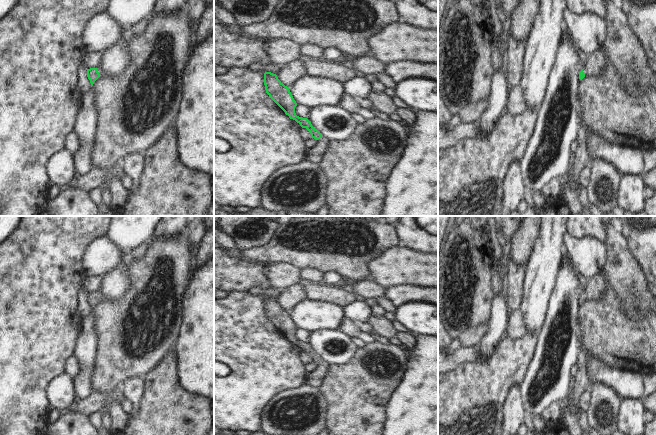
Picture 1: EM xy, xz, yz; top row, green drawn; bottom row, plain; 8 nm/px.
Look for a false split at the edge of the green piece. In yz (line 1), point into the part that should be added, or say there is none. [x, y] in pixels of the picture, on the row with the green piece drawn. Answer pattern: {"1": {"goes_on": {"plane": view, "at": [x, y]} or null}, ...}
{"1": {"goes_on": {"plane": "yz", "at": [596, 61]}}}

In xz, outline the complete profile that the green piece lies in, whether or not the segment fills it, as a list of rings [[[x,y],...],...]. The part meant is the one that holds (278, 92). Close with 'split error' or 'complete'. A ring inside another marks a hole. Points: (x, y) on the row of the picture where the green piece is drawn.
[[[271,72],[264,73],[264,85],[266,93],[269,97],[289,116],[290,119],[295,120],[302,128],[306,128],[311,134],[311,138],[316,139],[315,146],[307,151],[305,160],[310,163],[319,163],[322,159],[329,140],[324,137],[317,129],[315,129],[307,118],[302,118],[296,115],[295,107],[297,106],[289,87],[285,86],[277,77]]]; split error

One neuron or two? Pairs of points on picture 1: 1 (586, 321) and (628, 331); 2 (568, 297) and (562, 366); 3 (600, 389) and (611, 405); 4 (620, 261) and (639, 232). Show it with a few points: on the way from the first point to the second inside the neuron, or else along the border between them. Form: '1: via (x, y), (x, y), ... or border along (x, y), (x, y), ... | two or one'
1: via (596, 321), (599, 321), (609, 331), (618, 331) | one
2: via (570, 314), (571, 333), (566, 349) | one
3: via (601, 393), (607, 401) | one
4: border along (618, 226), (626, 239), (627, 246), (642, 267) | two

